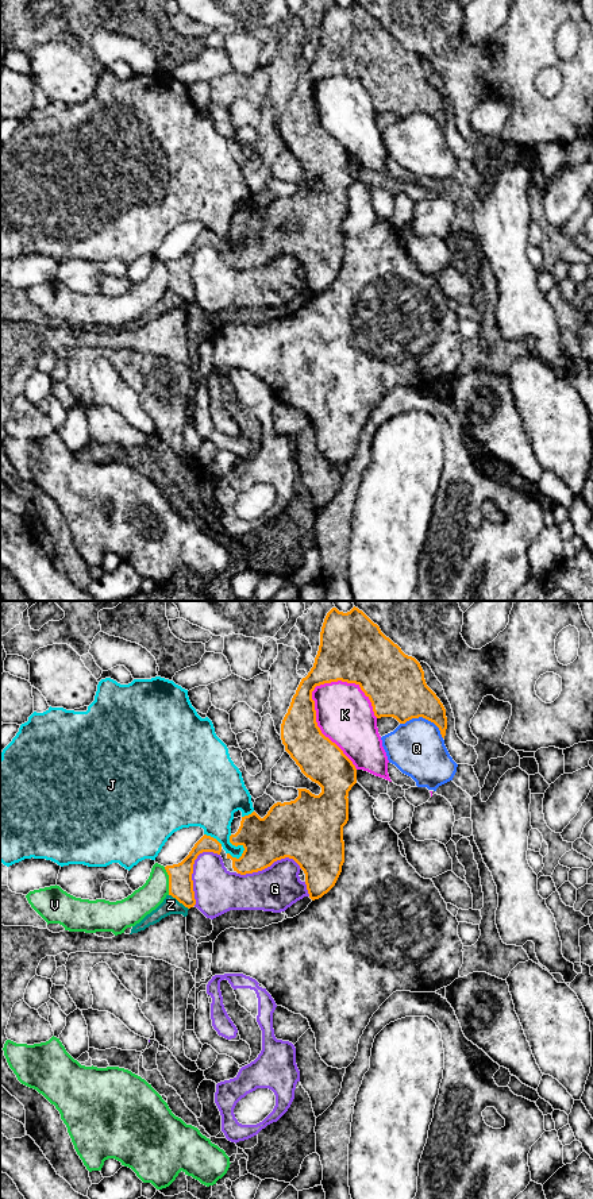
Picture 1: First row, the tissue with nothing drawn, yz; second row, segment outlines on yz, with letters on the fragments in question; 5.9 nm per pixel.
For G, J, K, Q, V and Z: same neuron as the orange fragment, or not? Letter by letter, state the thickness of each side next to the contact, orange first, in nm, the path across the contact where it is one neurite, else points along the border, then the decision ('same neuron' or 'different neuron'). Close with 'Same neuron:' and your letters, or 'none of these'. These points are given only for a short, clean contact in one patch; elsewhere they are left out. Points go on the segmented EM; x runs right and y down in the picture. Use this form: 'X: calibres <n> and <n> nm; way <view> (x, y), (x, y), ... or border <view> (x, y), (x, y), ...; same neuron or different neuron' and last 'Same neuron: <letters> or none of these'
G: calibres 140 and 280 nm; different neuron
J: calibres 280 and 240 nm; different neuron
K: calibres 260 and 340 nm; different neuron
Q: calibres 360 and 320 nm; different neuron
V: calibres 140 and 160 nm; border yz (164, 867), (168, 875), (169, 894); different neuron
Z: calibres 140 and 100 nm; border yz (169, 894), (188, 909); different neuron
Same neuron: none of these

